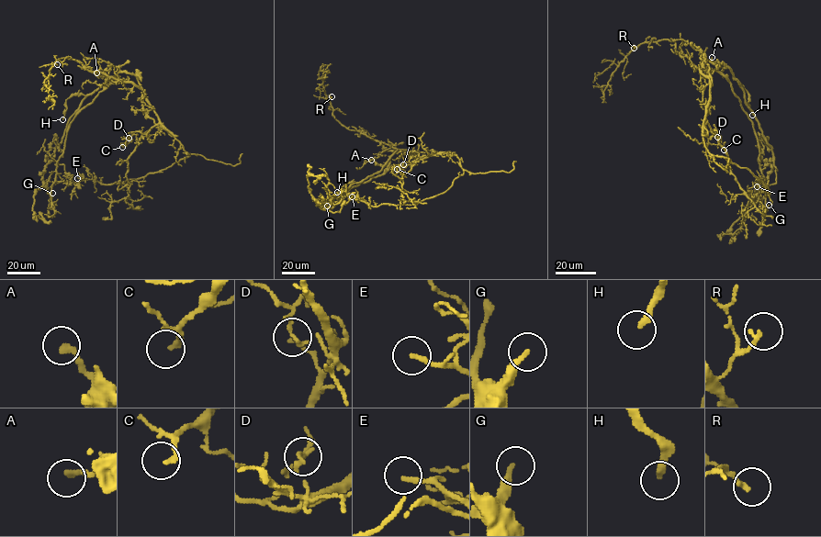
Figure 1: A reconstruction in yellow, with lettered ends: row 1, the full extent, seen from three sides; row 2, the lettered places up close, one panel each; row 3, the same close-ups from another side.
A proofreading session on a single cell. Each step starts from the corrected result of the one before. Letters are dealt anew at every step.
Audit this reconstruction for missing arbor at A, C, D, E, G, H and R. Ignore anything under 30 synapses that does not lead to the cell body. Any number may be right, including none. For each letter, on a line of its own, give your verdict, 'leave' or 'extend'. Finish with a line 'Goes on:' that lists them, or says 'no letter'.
A: leave
C: leave
D: leave
E: leave
G: leave
H: leave
R: leave
Goes on: no letter

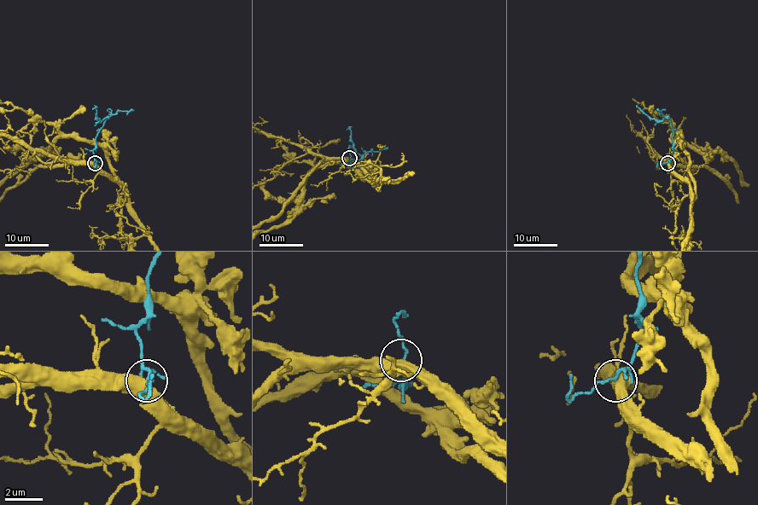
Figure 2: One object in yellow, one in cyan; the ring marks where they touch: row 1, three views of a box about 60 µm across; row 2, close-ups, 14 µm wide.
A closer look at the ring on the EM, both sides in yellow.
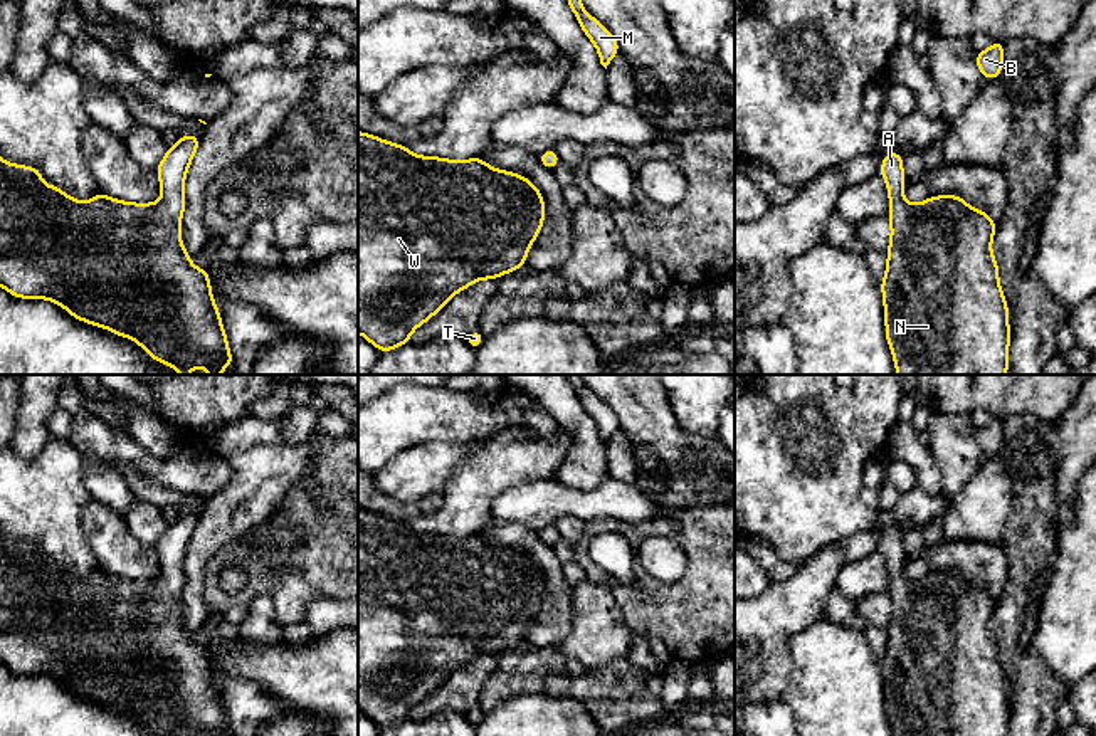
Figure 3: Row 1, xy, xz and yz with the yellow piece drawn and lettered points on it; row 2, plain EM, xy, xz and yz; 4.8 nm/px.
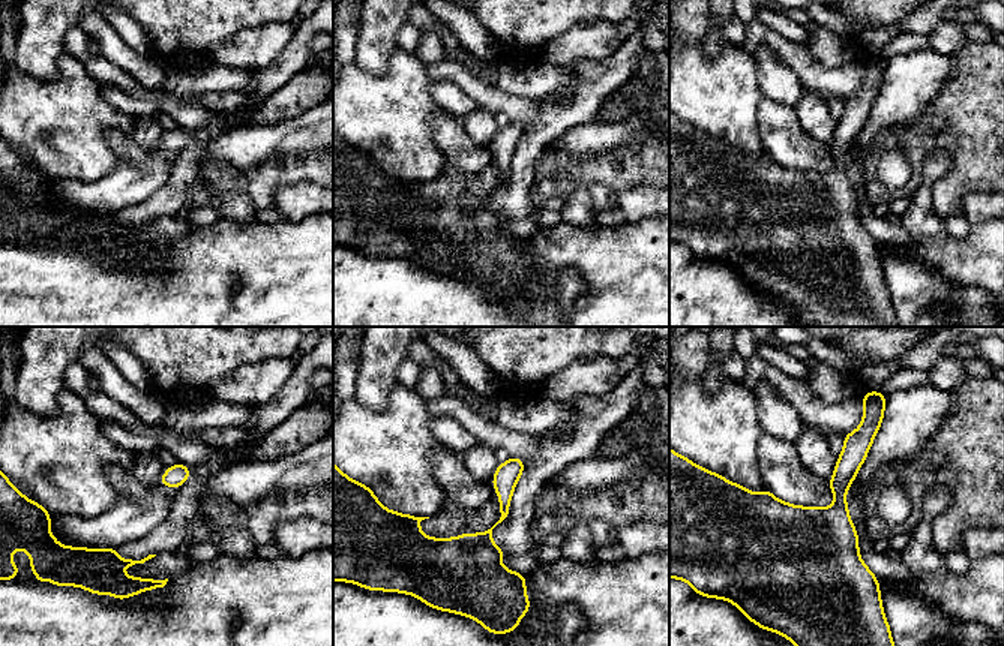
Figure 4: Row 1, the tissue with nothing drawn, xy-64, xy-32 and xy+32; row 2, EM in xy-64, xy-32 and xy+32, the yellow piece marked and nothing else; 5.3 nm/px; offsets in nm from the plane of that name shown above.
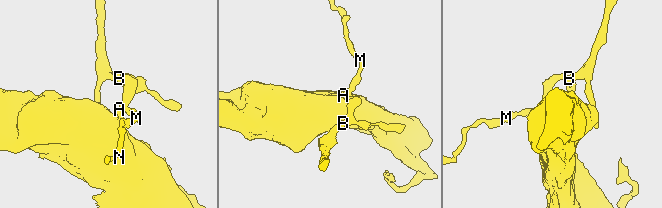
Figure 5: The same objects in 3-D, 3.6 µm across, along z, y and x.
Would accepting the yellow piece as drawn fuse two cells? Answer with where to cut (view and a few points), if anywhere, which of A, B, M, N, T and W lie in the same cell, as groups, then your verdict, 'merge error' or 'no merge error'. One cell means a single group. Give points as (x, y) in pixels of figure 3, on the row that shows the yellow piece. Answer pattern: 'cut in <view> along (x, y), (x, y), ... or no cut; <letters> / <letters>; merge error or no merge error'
no cut; A B M N T W; no merge error

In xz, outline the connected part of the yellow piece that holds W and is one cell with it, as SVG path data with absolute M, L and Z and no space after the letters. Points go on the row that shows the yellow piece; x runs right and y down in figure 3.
M358 131L358 333L380 353L408 343L412 331L459 291L523 267L543 220L541 192L518 173L496 170L482 156L464 161L417 156L405 145Z

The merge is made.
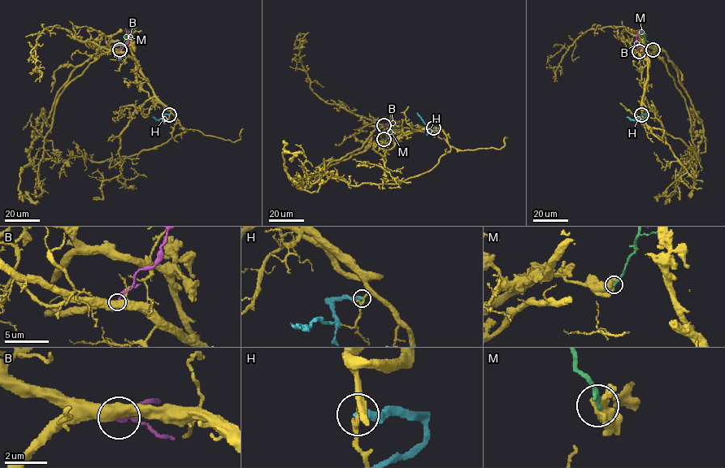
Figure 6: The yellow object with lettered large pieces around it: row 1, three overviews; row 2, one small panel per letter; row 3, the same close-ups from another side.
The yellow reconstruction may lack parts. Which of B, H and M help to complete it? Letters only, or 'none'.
none

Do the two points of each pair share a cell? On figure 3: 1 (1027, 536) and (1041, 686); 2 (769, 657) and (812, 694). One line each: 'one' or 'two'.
1: one
2: two

